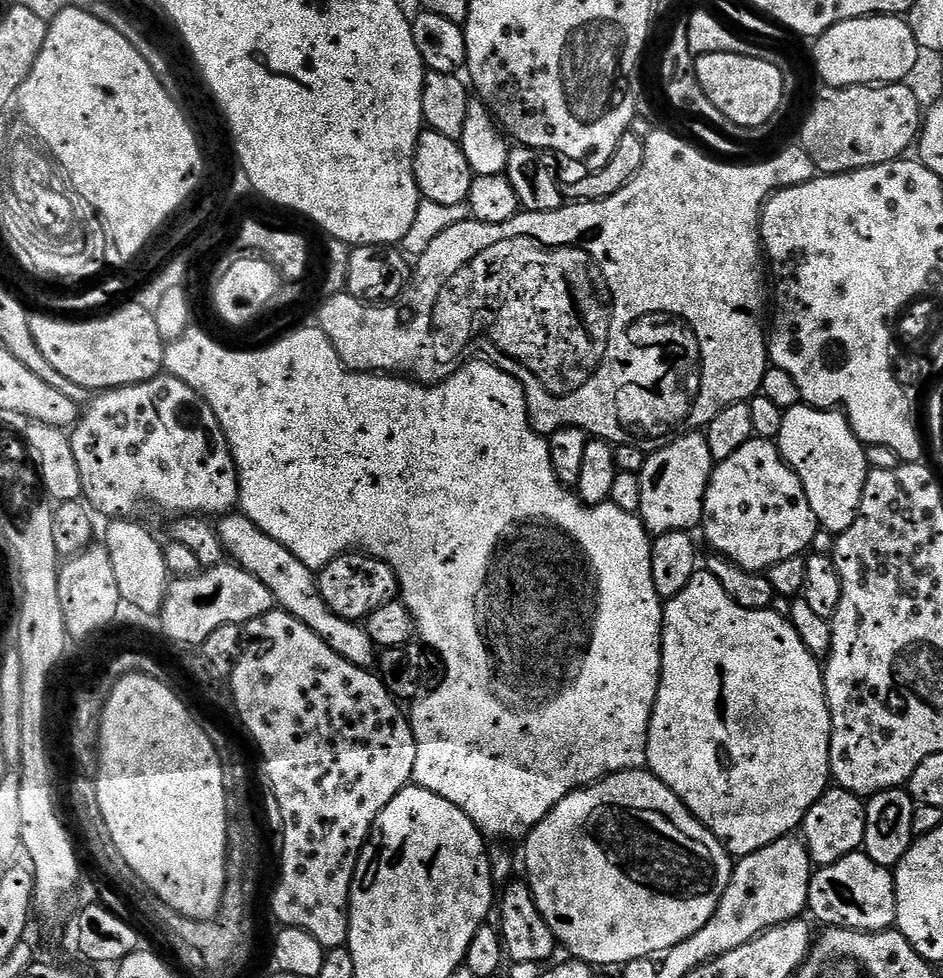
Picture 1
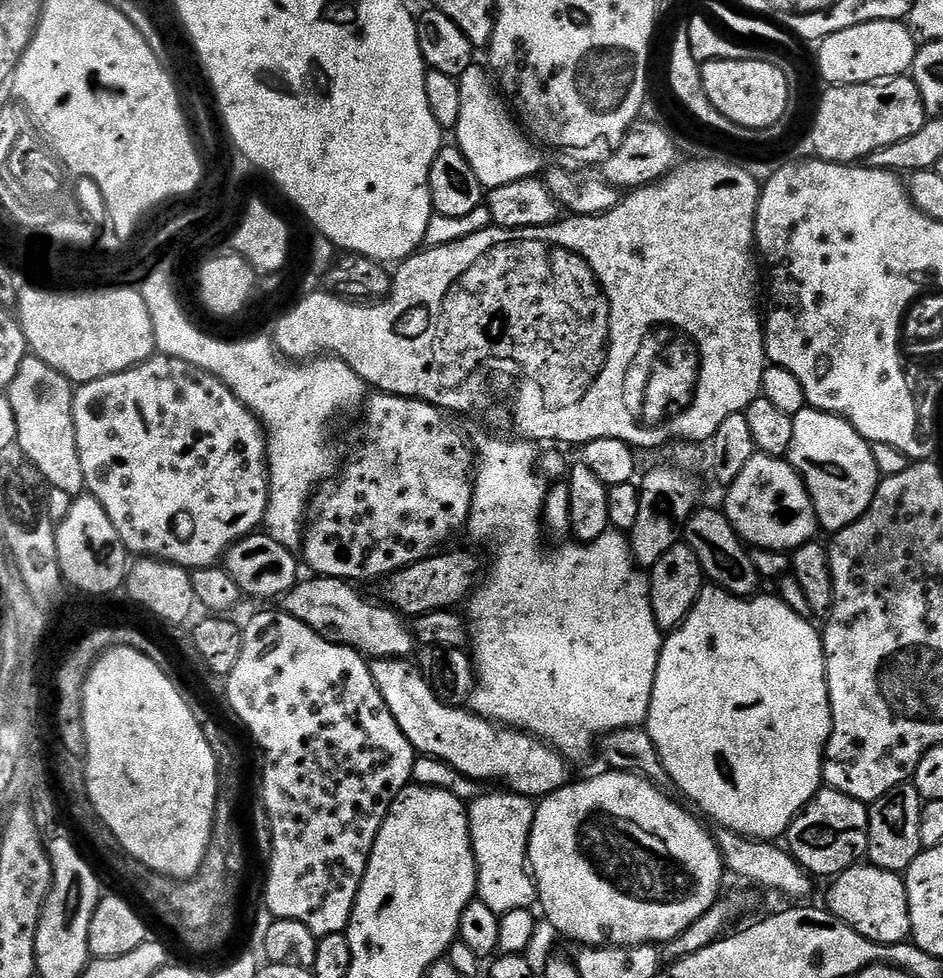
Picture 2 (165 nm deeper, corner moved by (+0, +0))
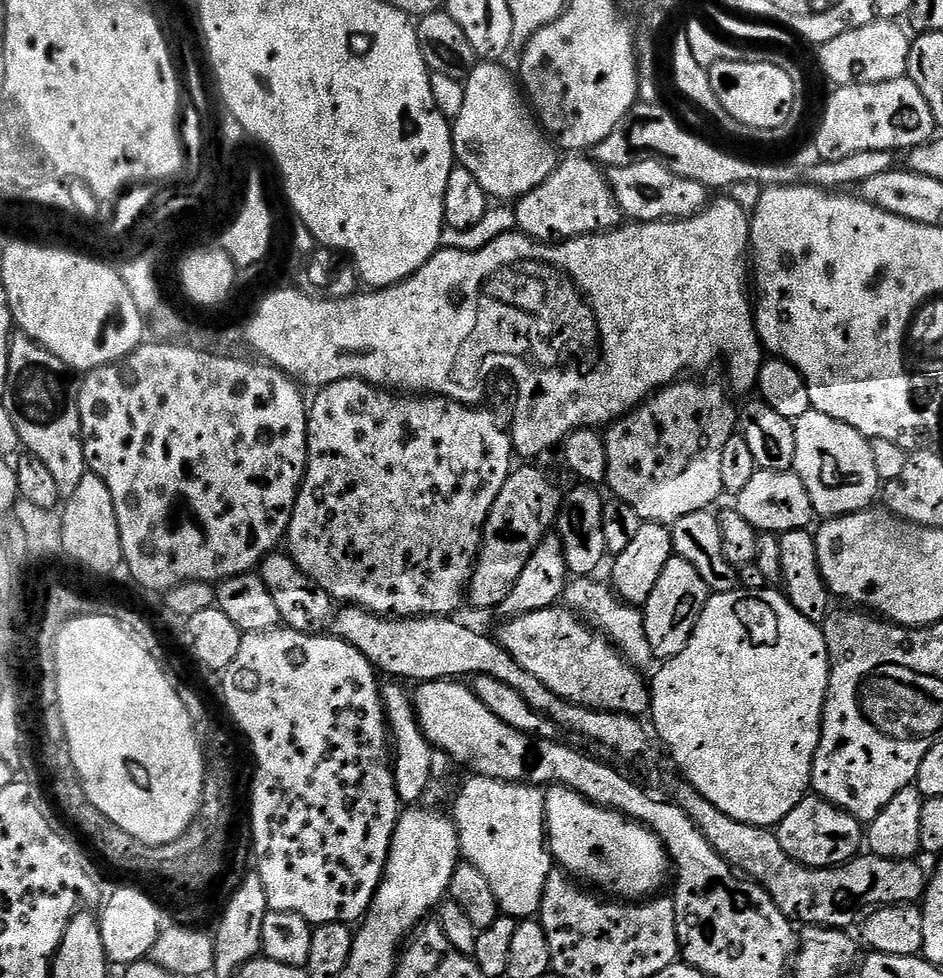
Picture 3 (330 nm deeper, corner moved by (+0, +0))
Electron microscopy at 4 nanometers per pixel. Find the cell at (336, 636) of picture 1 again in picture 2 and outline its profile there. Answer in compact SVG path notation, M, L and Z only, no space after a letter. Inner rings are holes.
M373 659L370 667L382 702L421 757L441 760L473 782L501 780L518 796L543 798L570 783L569 761L555 748L526 732L493 724L467 707L445 704L419 667L408 663L412 662Z

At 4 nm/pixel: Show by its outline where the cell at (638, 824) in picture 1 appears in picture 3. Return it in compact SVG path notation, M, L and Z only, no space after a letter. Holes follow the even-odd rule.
M549 787L544 798L547 848L553 861L569 876L620 902L643 902L655 897L668 876L670 880L668 852L644 825L611 808L592 804L569 788Z

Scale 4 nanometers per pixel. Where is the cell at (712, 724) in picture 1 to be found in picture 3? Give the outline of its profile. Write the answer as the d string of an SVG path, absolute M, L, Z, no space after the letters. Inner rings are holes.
M766 586L762 590L712 592L706 602L706 610L702 610L702 618L698 618L698 626L694 626L690 642L686 642L686 650L663 661L659 667L656 677L651 677L650 680L651 727L659 743L668 747L673 762L684 775L681 777L693 788L697 788L710 803L718 806L722 814L730 814L730 818L750 826L775 829L782 818L786 818L786 814L790 814L790 810L794 810L794 806L798 806L798 802L804 799L812 782L812 763L820 745L820 724L824 721L824 700L828 696L828 651L823 627L802 618L802 614L794 610L783 591L772 586Z

